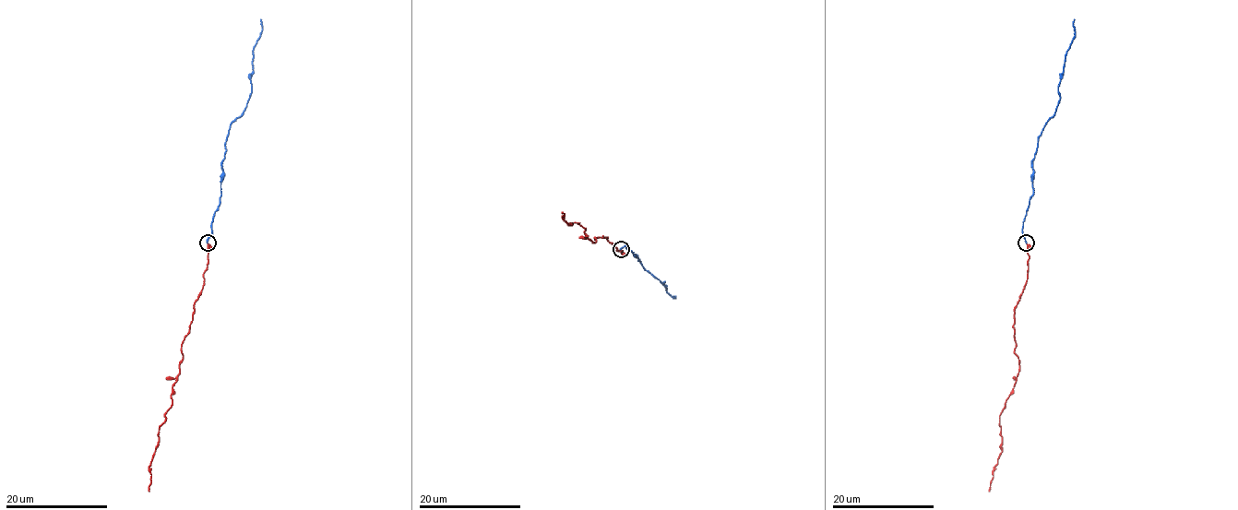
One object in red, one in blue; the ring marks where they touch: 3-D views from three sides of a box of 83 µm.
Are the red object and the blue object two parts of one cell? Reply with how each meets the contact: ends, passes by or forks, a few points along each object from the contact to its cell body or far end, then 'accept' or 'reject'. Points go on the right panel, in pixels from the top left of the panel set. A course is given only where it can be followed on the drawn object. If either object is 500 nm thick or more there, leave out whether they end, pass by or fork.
red passes by; blue ends there; red runs (1027, 242), (1027, 282), (1014, 311), (1014, 354), (1018, 359), (1018, 374), (1000, 415), (1001, 454), (988, 491); blue runs (1027, 242), (1023, 221), (1033, 194), (1033, 160), (1038, 136), (1058, 103), (1065, 54), (1075, 35), (1074, 18); accept

